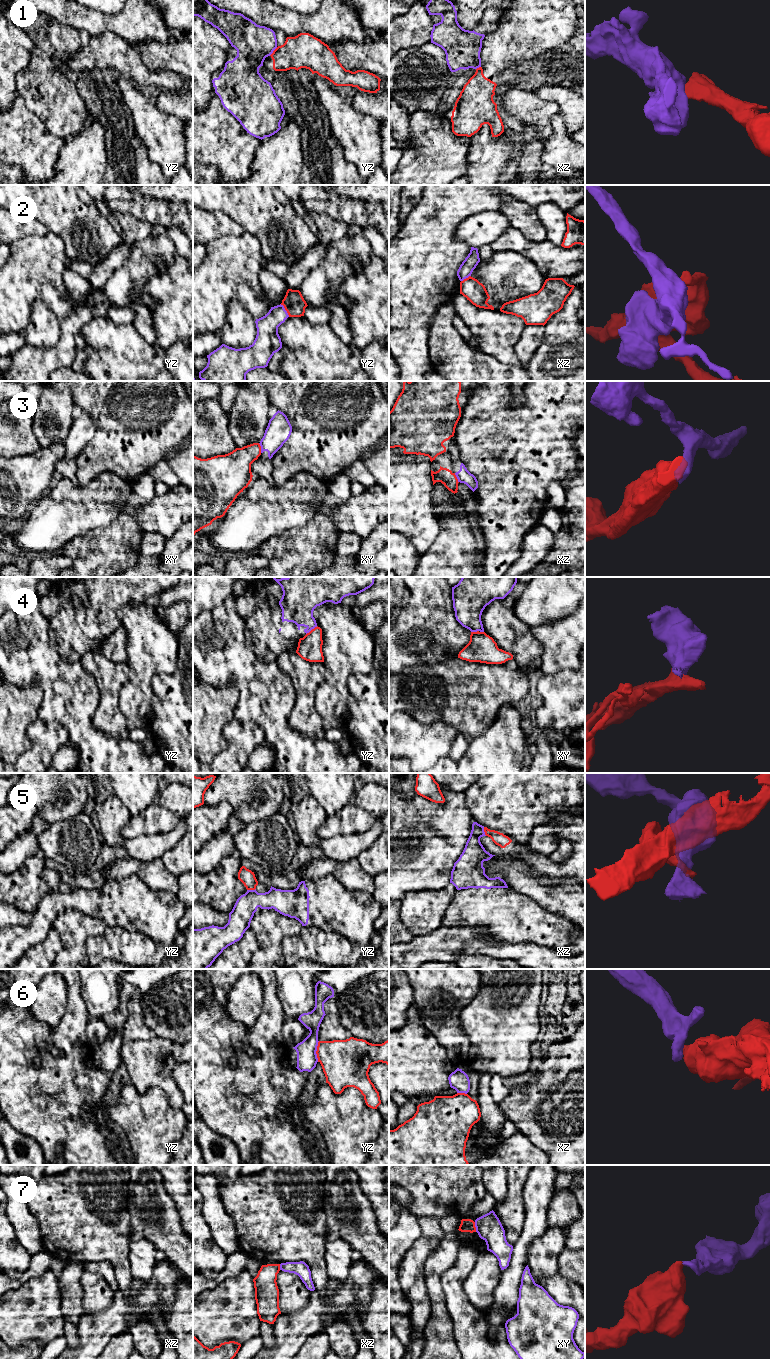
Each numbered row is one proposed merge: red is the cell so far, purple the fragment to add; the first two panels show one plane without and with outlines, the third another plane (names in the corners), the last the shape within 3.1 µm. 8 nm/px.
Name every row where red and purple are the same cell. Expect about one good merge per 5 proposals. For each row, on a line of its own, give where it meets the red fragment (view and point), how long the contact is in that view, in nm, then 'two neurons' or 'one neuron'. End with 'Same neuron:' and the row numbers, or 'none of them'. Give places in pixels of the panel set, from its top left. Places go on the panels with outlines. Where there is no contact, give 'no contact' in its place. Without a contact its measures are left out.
1: yz (273, 51) | 100 nm | two neurons
2: yz (285, 309) | 130 nm | one neuron
3: xy (260, 448) | 80 nm | two neurons
4: yz (312, 629) | 120 nm | two neurons
5: yz (251, 889) | 70 nm | two neurons
6: yz (316, 1051) | 170 nm | two neurons
7: xy (475, 1227) | 80 nm | two neurons
Same neuron: 2

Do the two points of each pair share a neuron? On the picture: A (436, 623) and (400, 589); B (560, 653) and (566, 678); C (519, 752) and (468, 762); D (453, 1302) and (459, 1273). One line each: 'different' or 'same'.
A: different
B: different
C: same
D: same

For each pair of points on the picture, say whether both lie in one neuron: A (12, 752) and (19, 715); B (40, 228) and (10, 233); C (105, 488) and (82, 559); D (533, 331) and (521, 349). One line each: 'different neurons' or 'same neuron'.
A: same neuron
B: same neuron
C: different neurons
D: same neuron

